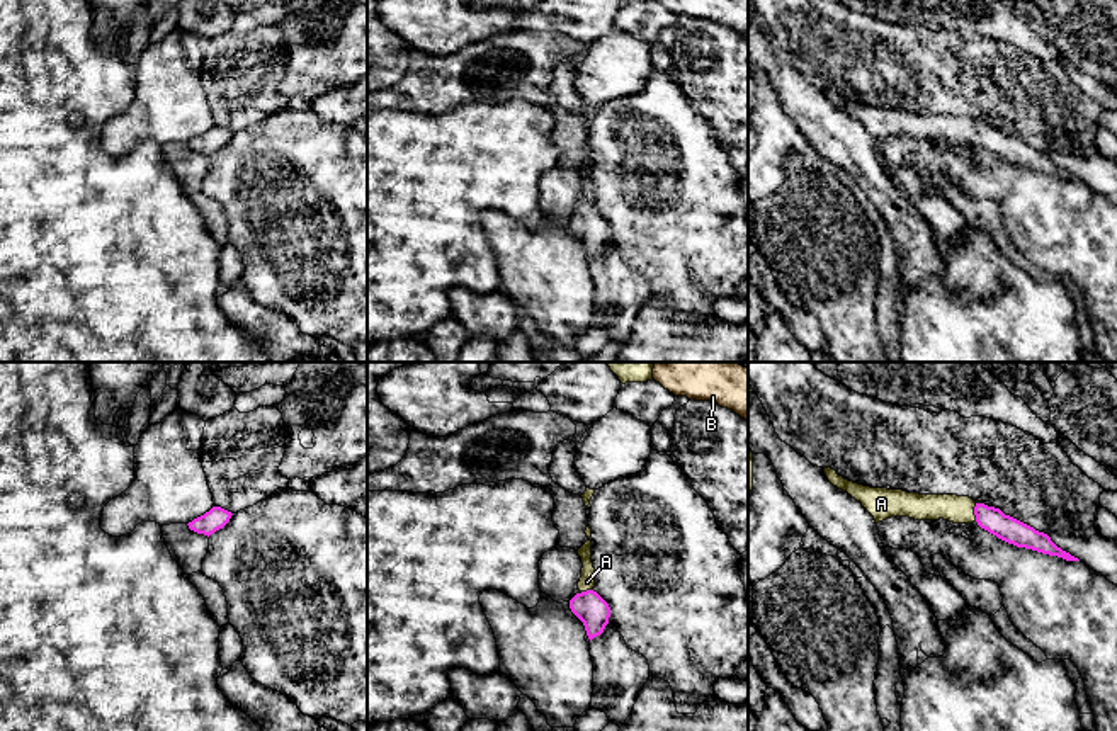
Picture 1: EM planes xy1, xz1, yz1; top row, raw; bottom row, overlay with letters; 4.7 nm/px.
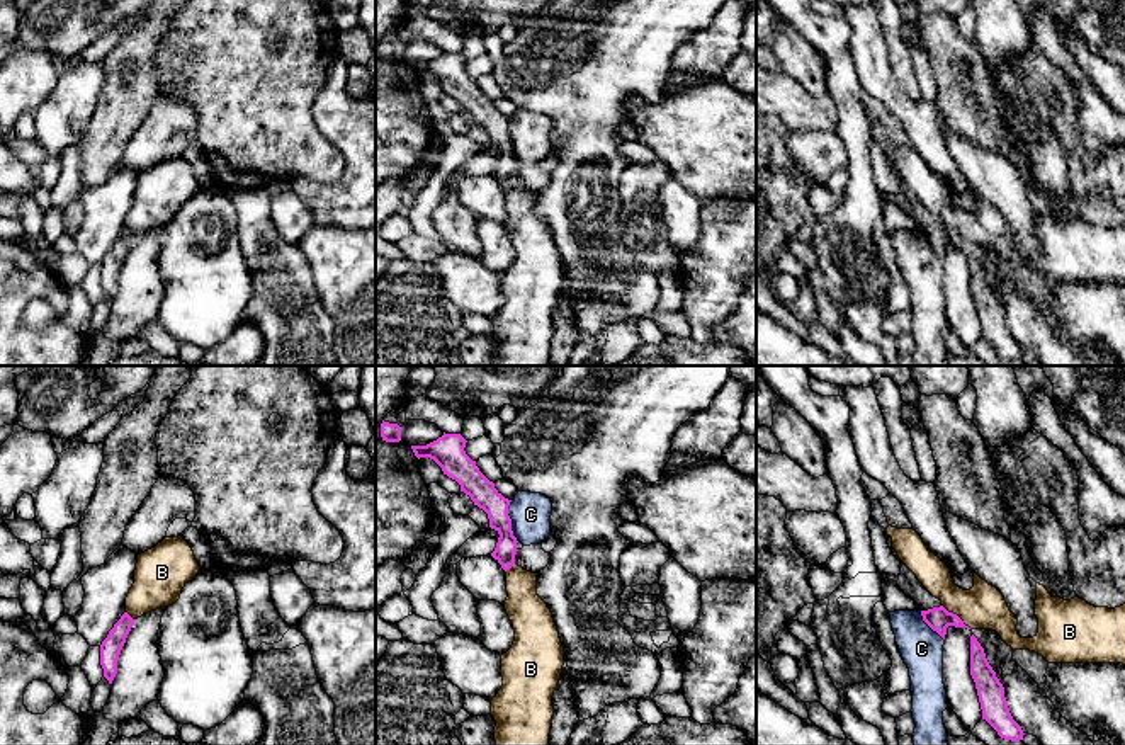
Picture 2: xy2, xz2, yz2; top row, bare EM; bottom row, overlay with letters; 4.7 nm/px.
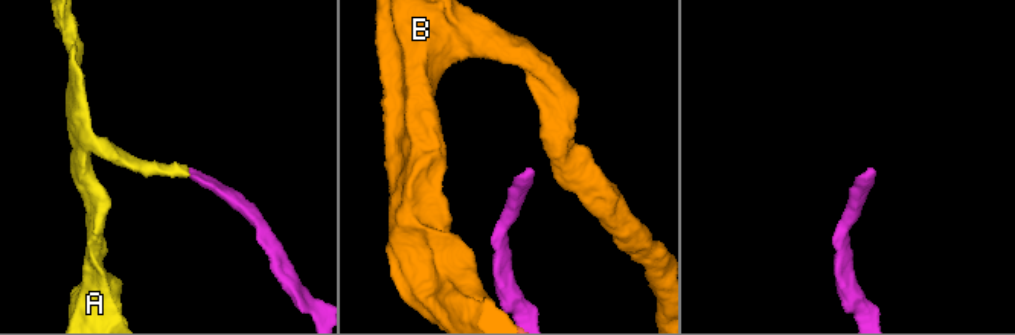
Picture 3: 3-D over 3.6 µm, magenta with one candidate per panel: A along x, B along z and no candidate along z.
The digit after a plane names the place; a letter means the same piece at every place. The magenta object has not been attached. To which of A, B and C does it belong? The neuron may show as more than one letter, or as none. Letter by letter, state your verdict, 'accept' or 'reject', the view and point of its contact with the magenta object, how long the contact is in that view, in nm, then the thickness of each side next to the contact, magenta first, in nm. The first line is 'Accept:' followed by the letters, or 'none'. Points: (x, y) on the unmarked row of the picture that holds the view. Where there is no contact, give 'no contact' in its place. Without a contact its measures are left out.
Accept: A
A: accept | yz1 (975, 131) | 90 nm | 120/130 nm
B: reject | yz2 (957, 235) | 180 nm | 110/200 nm
C: reject | xz2 (510, 140) | 200 nm | 120/190 nm

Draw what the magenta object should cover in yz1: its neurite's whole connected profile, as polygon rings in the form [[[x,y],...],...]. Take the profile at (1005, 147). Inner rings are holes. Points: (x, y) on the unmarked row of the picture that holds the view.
[[[823,88],[828,100],[852,117],[874,136],[876,143],[891,136],[910,136],[915,139],[949,139],[954,143],[976,141],[981,148],[1017,167],[1057,175],[1066,180],[1080,180],[1057,167],[1051,156],[1034,146],[1005,134],[1000,128],[976,122],[969,116],[957,114],[920,114],[903,109],[870,107],[845,99],[835,88]]]

